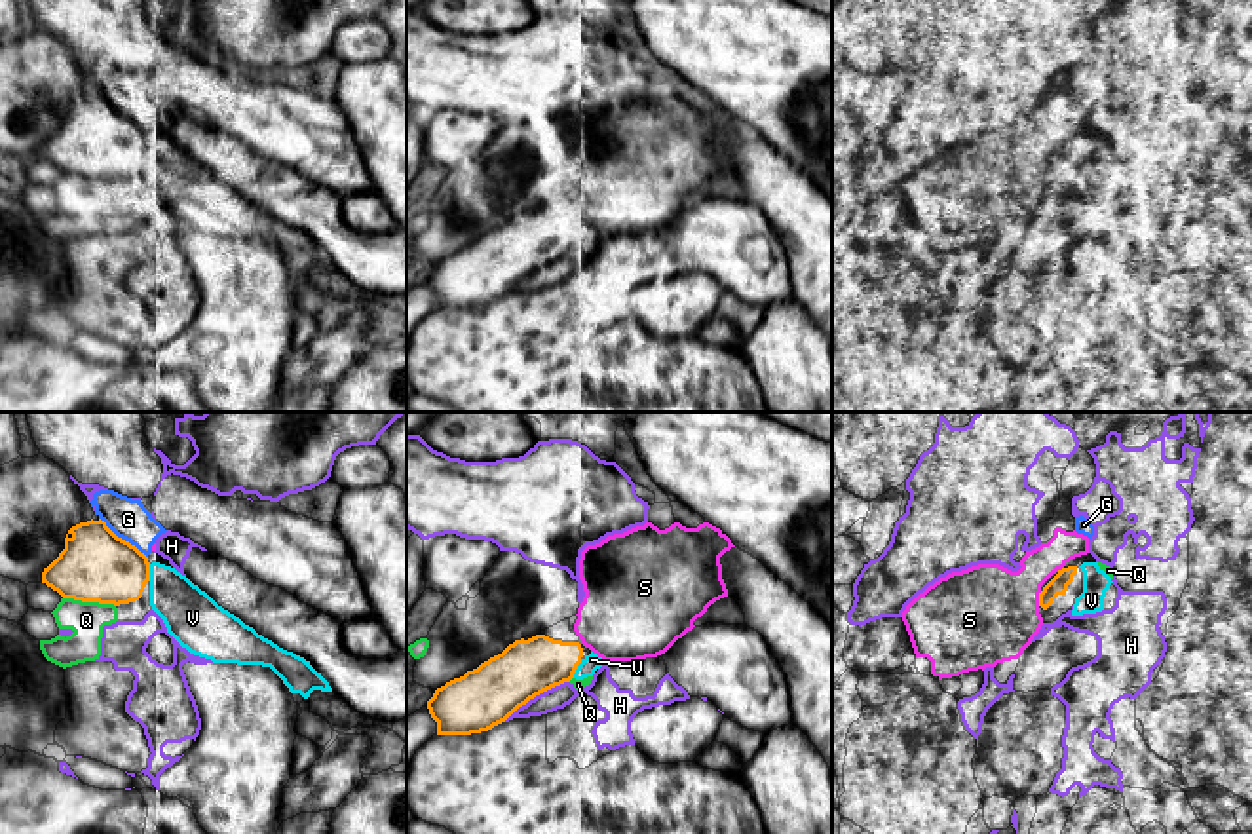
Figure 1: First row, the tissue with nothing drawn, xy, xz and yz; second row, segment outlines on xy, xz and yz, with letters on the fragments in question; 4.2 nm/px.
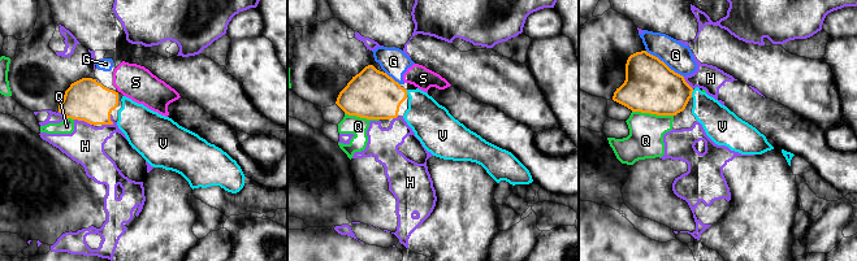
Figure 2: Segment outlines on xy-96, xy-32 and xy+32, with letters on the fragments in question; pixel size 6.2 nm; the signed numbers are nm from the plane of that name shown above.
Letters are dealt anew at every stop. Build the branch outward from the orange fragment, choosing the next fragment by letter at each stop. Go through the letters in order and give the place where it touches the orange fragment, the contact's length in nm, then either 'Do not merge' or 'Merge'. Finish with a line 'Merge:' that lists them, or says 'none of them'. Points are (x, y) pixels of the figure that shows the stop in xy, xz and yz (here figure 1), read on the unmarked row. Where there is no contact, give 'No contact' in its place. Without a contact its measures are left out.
G: Touches orange at xy (124, 114). Shared border 260 nm. Do not merge
H: Touches orange at xz (536, 268). Shared border 320 nm. Do not merge
Q: Touches orange at xy (90, 175). Shared border 220 nm. Do not merge
S: Touches orange at yz (1040, 173). Shared border 70 nm. Do not merge
V: Touches orange at xz (576, 242). Shared border 90 nm. Merge
Merge: V

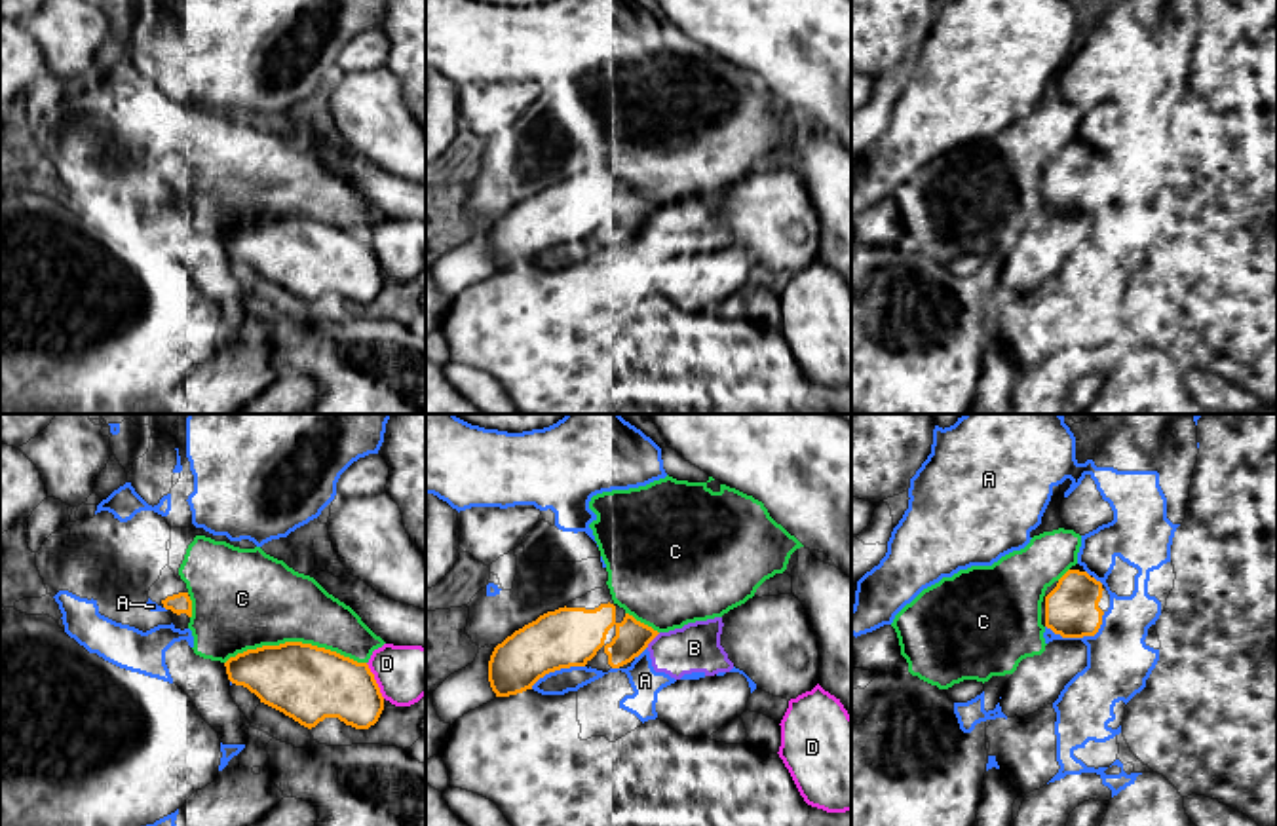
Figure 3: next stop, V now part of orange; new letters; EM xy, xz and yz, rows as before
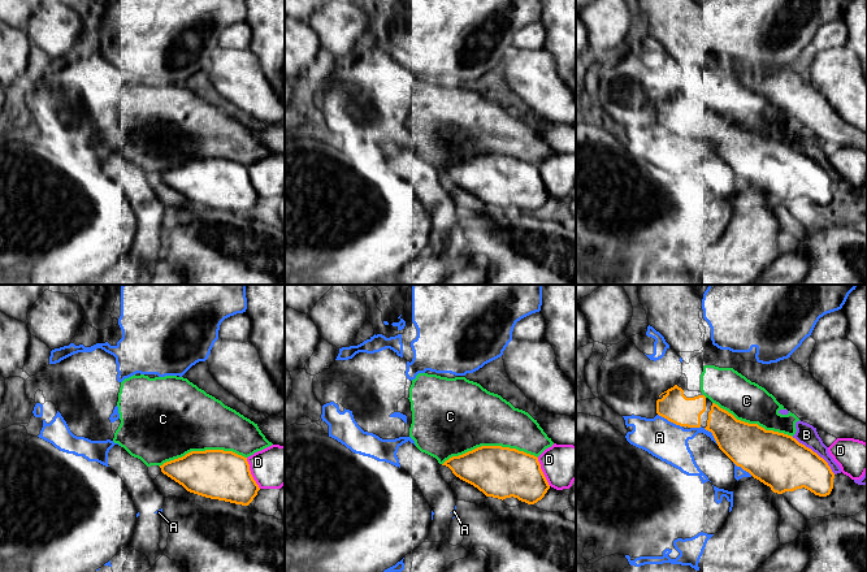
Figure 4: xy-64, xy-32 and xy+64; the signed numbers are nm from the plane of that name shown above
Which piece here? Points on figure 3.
A: Touches orange at yz (1080, 211). Shared border 260 nm. Do not merge
B: Touches orange at xz (652, 213). Shared border 90 nm. Do not merge
C: Touches orange at xy (295, 217). Shared border 600 nm. Do not merge
D: Touches orange at xy (375, 255). Shared border 170 nm. Do not merge
Merge: none of them

